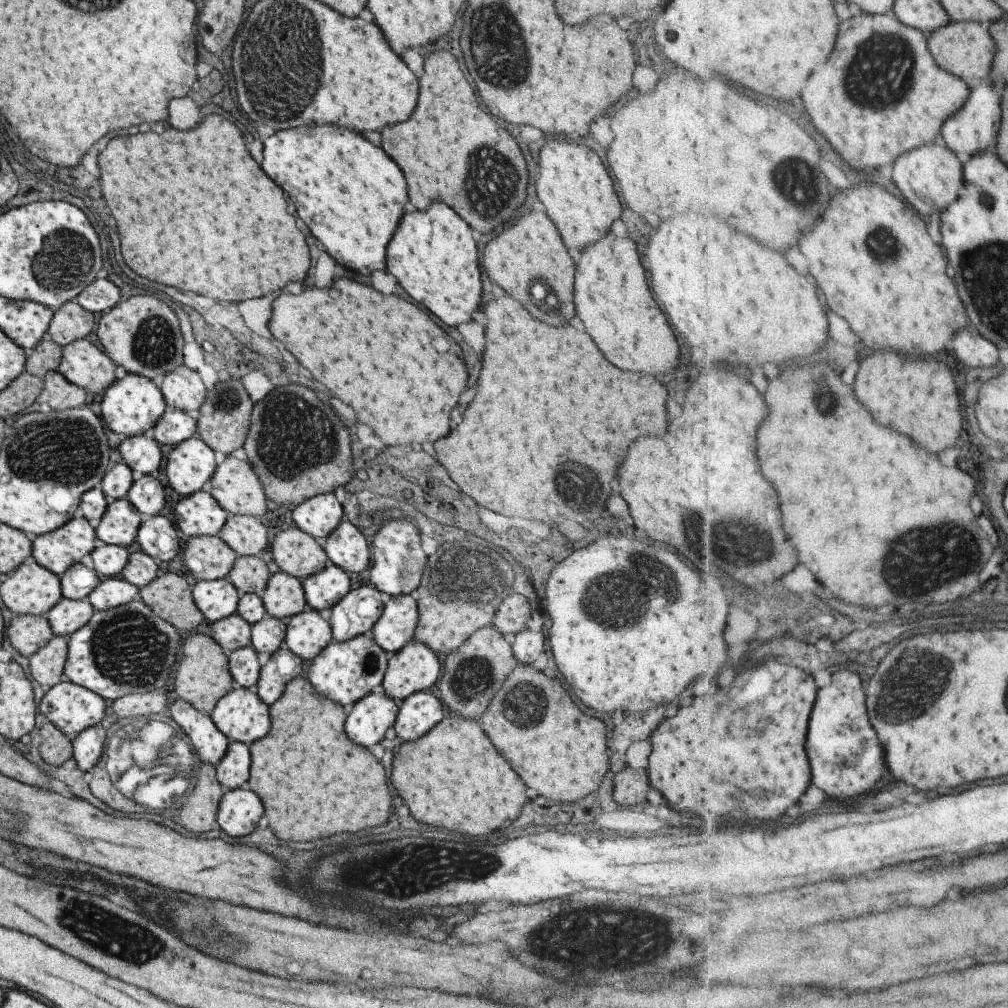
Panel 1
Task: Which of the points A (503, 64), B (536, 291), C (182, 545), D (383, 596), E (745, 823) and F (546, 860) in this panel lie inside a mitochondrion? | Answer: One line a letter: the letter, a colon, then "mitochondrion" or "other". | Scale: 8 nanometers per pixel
A: mitochondrion
B: mitochondrion
C: other
D: other
E: other
F: other

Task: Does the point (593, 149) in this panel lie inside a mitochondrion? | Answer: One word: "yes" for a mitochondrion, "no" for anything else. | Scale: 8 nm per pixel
no

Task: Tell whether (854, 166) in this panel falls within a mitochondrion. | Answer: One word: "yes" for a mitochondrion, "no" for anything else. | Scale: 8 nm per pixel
no

